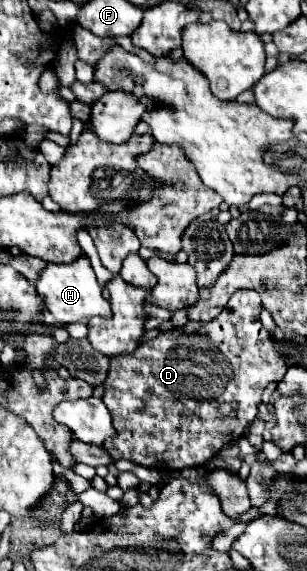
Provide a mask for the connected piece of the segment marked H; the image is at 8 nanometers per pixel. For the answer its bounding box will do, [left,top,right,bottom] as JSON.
[36,257,110,323]

